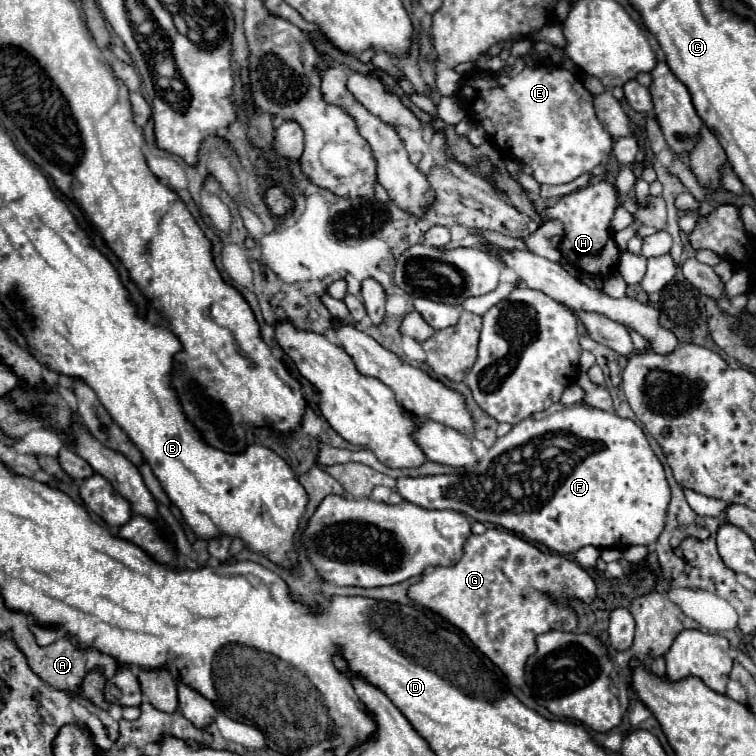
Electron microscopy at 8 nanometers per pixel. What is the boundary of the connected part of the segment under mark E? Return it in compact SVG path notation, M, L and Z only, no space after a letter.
M538 65L538 67L524 67L518 75L508 75L504 71L496 73L476 73L470 77L470 83L462 83L460 97L464 103L472 105L472 117L480 121L484 131L488 133L490 141L506 155L512 155L522 165L532 167L532 177L538 183L546 185L560 185L570 183L582 173L592 171L596 165L608 161L612 151L612 137L596 117L596 109L592 103L592 95L582 87L576 75L562 67L554 65Z

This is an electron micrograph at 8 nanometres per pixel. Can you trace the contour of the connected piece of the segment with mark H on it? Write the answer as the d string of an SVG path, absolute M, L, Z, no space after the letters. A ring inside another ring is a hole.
M596 181L584 189L560 197L552 207L542 209L540 217L542 221L560 221L564 225L560 253L568 263L572 263L582 273L604 279L616 273L616 265L620 261L620 249L614 241L614 233L610 227L618 205L620 201L616 187L608 181Z

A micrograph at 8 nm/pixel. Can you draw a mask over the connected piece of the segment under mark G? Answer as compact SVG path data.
M488 527L482 535L470 535L468 543L464 543L462 559L454 567L426 567L420 581L408 587L408 597L414 603L430 609L444 621L464 631L466 637L478 647L478 651L484 653L516 687L524 685L524 665L528 657L536 653L536 635L552 629L576 631L578 621L568 597L590 603L594 595L596 585L578 563L558 555L546 555L522 537L496 527Z

